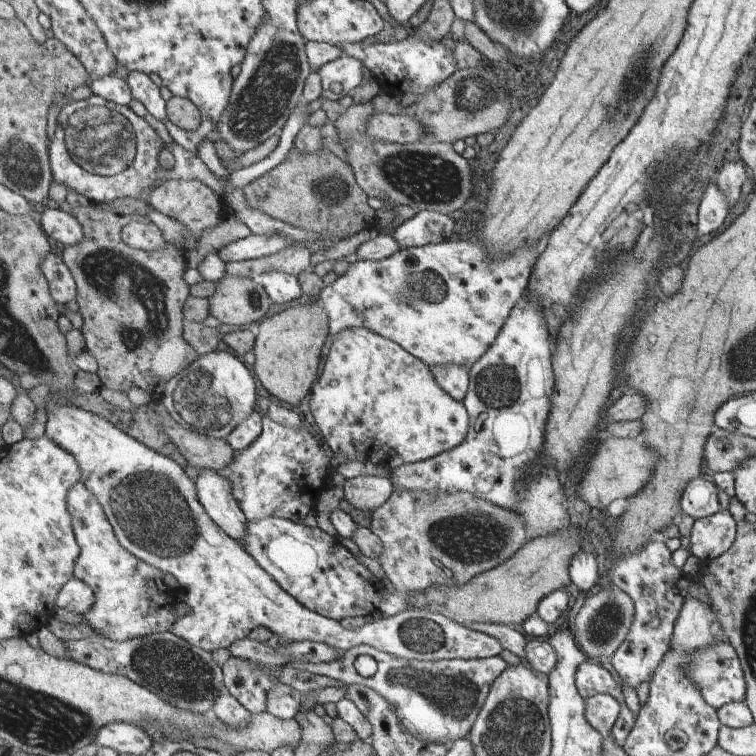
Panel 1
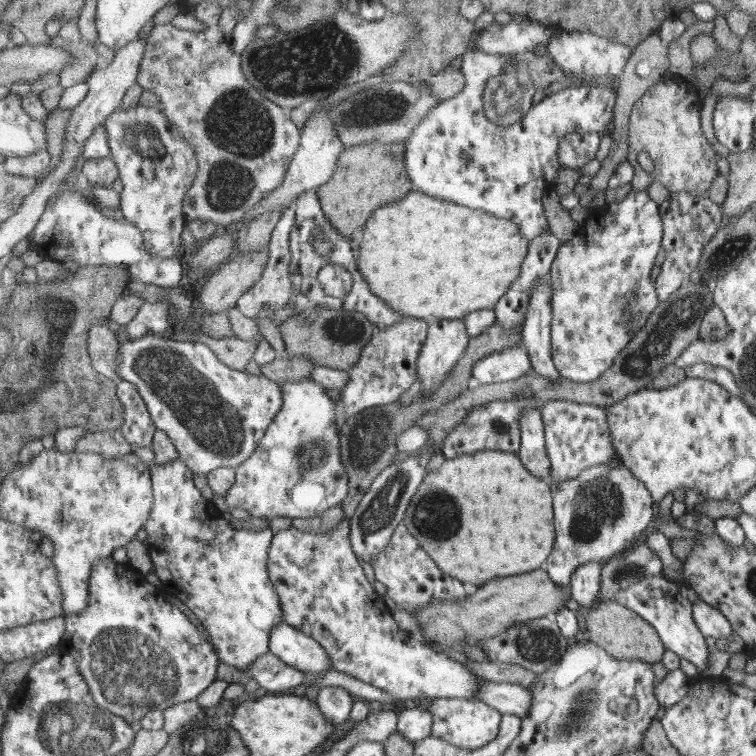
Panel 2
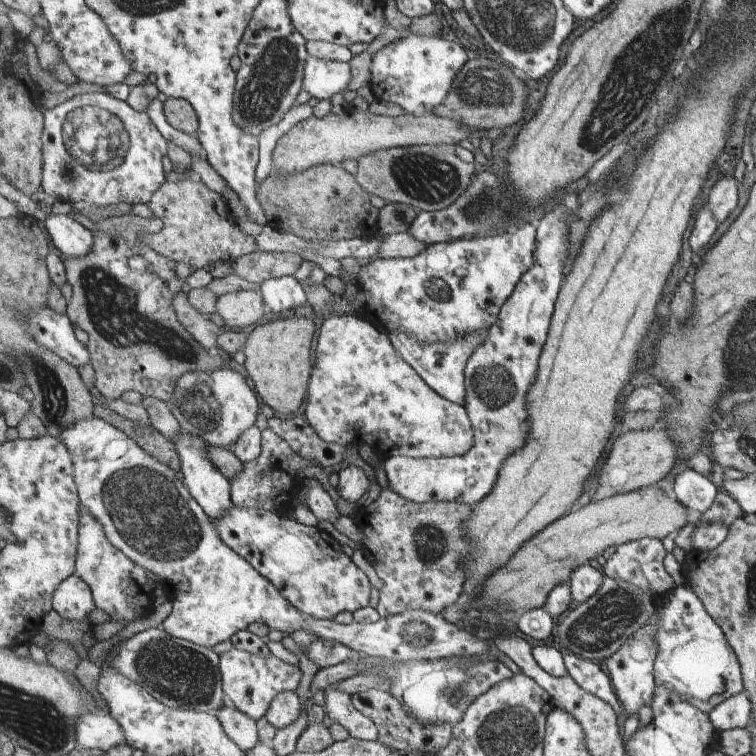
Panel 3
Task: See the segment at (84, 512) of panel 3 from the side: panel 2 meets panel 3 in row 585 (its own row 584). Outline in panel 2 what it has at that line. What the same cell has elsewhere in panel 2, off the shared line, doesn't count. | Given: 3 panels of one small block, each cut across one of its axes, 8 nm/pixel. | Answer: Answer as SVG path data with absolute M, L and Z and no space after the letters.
M112 557L97 559L93 565L93 572L89 577L89 605L79 613L73 613L72 616L66 616L66 633L63 639L63 646L67 646L68 653L75 657L78 662L82 675L90 686L90 692L97 702L103 708L118 714L127 719L127 722L143 722L143 718L147 718L147 714L151 714L151 710L161 710L171 708L171 706L179 705L181 702L195 700L201 692L205 692L215 679L217 679L217 668L219 668L219 656L211 643L207 642L207 638L199 633L199 628L189 620L187 614L183 614L179 608L173 606L165 598L165 593L160 592L150 583L145 581L145 575L132 571L129 563L119 563L113 561Z

